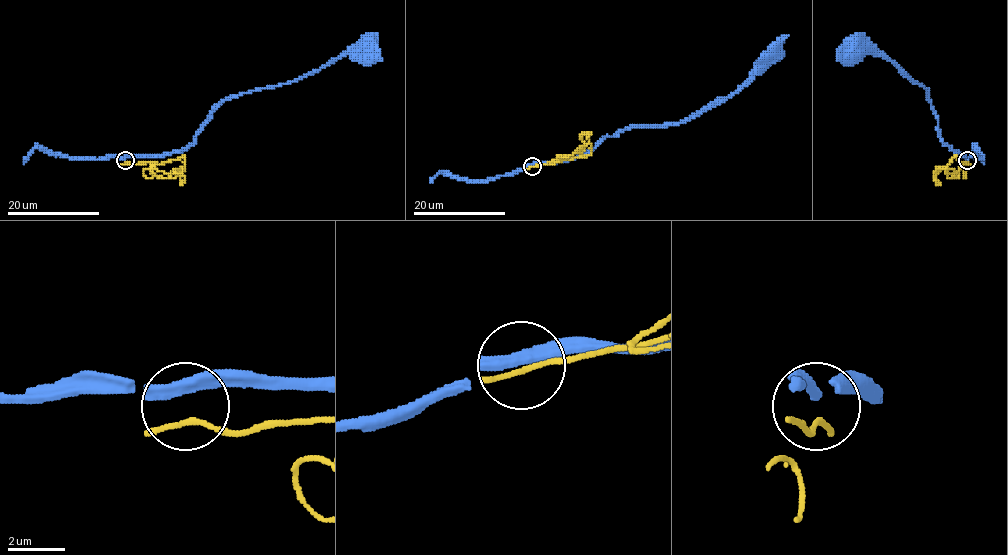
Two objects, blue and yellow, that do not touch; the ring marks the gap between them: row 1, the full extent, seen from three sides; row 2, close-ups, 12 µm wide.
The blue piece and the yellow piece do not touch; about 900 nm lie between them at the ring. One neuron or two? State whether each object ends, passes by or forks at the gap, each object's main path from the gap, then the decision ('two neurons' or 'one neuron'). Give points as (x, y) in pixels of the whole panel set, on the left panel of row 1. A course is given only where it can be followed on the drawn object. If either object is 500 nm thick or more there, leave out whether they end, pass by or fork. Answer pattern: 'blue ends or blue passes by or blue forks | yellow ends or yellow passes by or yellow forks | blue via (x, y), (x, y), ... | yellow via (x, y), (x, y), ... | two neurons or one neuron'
blue passes by | yellow passes by | blue via (124, 159), (182, 152), (223, 101), (286, 84), (344, 54), (355, 53), (364, 44), (369, 47) | yellow via (125, 162), (164, 163), (184, 158), (182, 169), (167, 174), (151, 167), (144, 170), (145, 177) | one neuron

